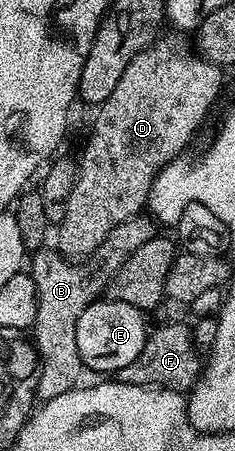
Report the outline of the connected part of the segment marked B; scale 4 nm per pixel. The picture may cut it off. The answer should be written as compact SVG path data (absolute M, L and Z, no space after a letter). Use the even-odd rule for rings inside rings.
M152 217L129 218L114 228L99 249L84 260L66 260L56 249L32 251L31 273L37 288L37 311L31 327L31 341L37 348L39 359L38 399L63 396L63 392L74 389L82 381L83 363L79 356L79 346L75 344L75 328L79 324L79 316L83 316L85 309L106 293L109 281L119 272L119 268L123 268L125 261L136 250L143 248L147 240L155 237L153 226L155 222Z

